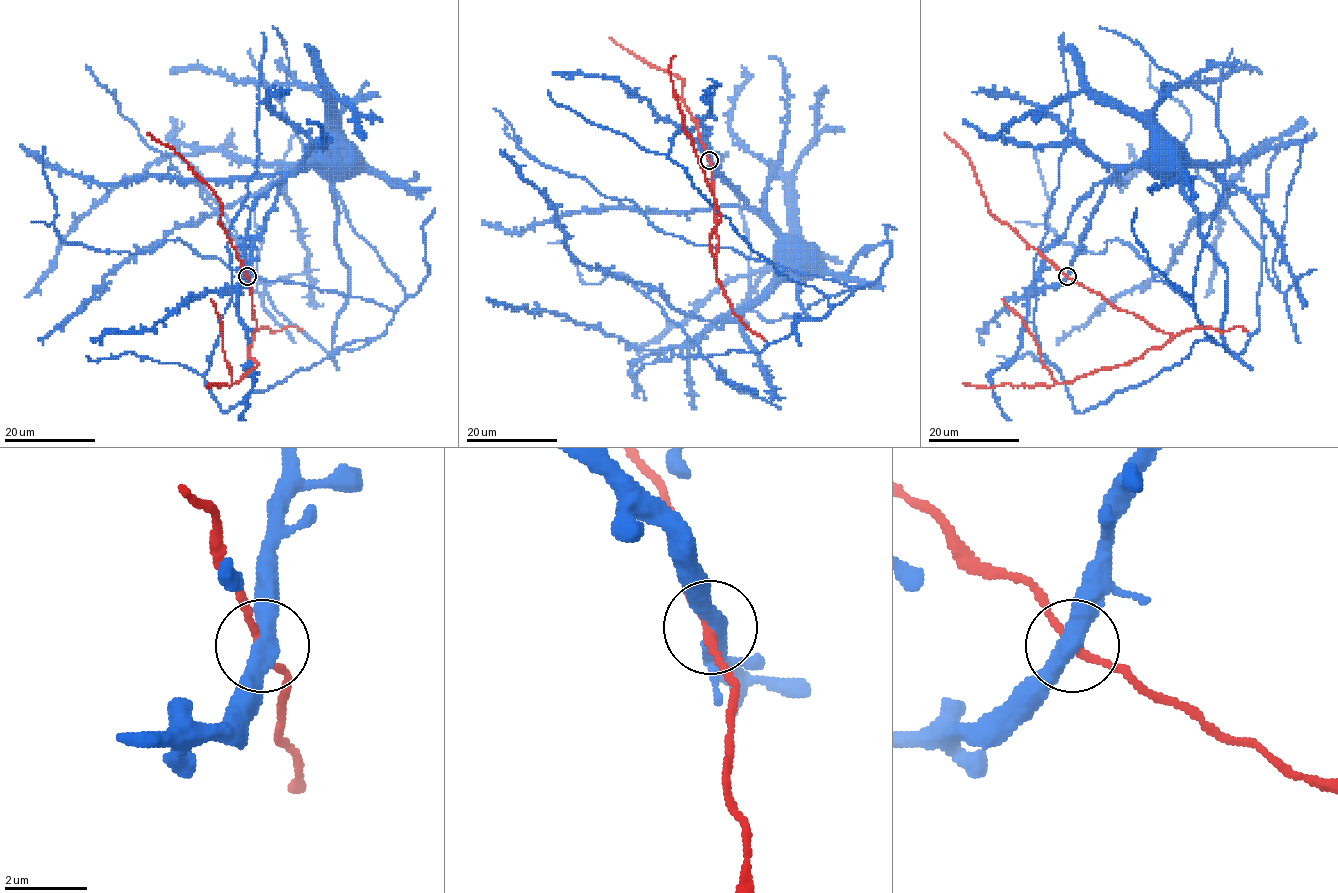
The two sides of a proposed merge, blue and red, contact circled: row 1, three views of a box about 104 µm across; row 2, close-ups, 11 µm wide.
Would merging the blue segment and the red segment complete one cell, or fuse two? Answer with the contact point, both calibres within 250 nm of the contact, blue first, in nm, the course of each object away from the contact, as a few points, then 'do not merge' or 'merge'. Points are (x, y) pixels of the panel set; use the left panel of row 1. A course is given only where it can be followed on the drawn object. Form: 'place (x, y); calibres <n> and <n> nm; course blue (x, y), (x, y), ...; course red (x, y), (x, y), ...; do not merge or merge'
place (247, 276); calibres 440 and 170 nm; course blue (247, 277), (254, 239), (263, 228), (278, 187), (287, 177), (319, 158); course red (247, 277), (256, 320), (248, 355), (258, 364), (233, 384), (223, 344), (222, 322), (210, 298); merge

